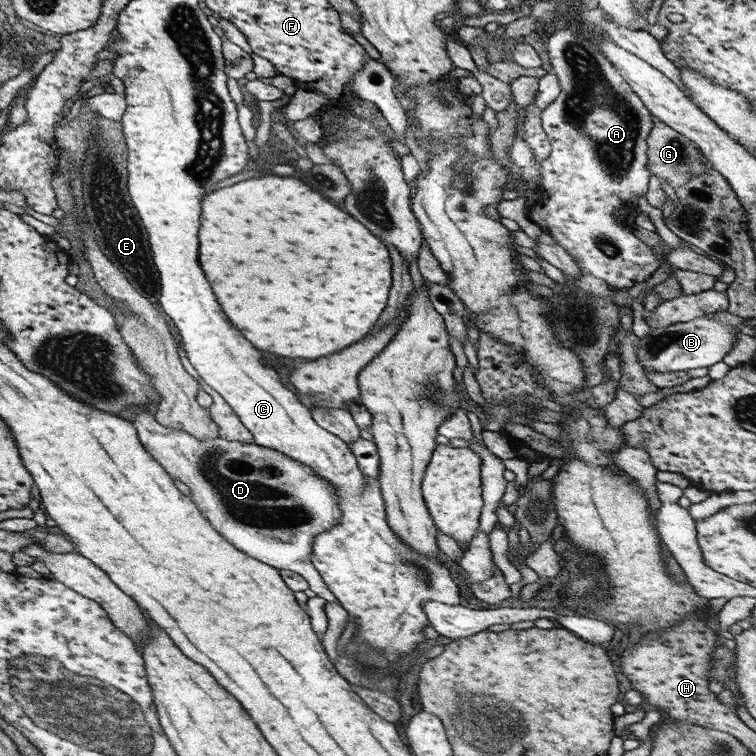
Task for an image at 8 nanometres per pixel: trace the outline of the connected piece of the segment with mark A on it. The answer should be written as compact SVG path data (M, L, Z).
M562 26L548 37L546 50L549 64L559 80L559 94L541 110L541 126L550 151L540 162L541 185L537 189L541 196L525 214L532 223L554 238L581 271L587 271L613 288L628 289L645 281L660 265L659 258L635 238L629 226L613 219L614 209L632 207L634 199L646 193L646 140L653 126L652 115L613 64L599 52L593 38Z

